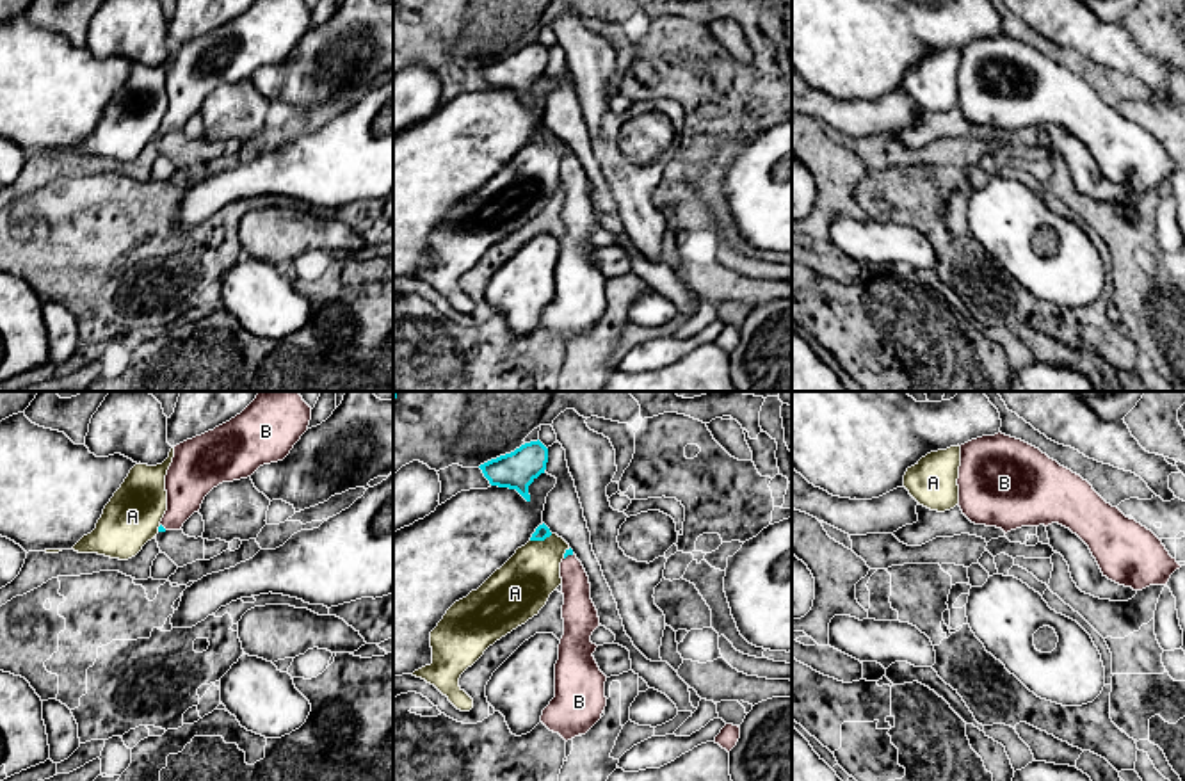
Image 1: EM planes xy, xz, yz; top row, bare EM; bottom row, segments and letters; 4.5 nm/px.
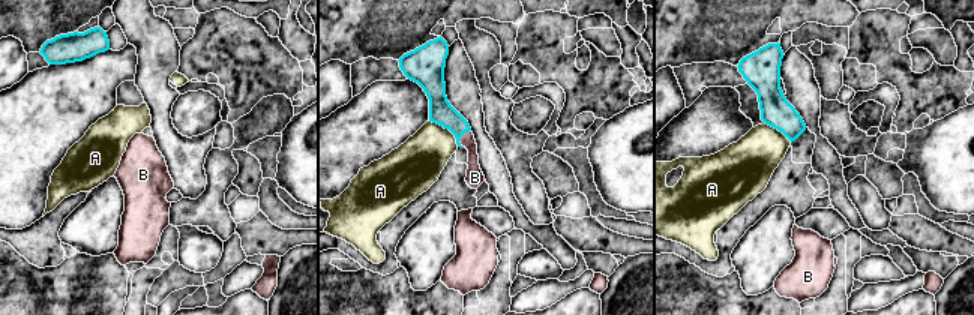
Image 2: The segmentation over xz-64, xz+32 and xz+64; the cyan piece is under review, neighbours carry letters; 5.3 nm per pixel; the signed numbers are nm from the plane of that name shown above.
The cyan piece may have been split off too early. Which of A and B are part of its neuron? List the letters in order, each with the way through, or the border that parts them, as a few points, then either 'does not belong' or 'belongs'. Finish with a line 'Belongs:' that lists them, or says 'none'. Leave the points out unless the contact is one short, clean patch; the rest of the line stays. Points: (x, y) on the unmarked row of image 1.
A: border xz (552, 136), (531, 143); does not belong
B: way xz (568, 153), (568, 155), (579, 209); belongs
Belongs: B

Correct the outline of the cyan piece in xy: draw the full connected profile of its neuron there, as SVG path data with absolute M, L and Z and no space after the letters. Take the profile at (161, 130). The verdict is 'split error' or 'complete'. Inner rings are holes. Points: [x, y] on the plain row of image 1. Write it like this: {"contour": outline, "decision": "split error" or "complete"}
{"contour": "M254 0L230 23L176 46L158 133L181 132L219 85L247 80L263 66L283 62L310 21L311 9L302 0Z", "decision": "split error"}

